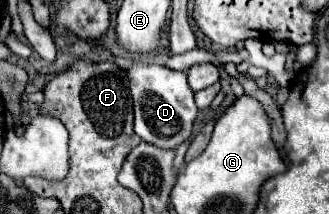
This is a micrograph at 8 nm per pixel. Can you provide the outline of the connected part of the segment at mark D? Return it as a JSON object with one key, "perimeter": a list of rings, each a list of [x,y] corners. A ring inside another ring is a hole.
{"perimeter":[[[135,62],[127,72],[135,104],[135,126],[133,126],[135,134],[141,140],[163,150],[175,150],[181,142],[189,140],[199,108],[195,106],[193,90],[187,84],[187,74],[173,72],[159,64],[143,64],[143,62]]]}

